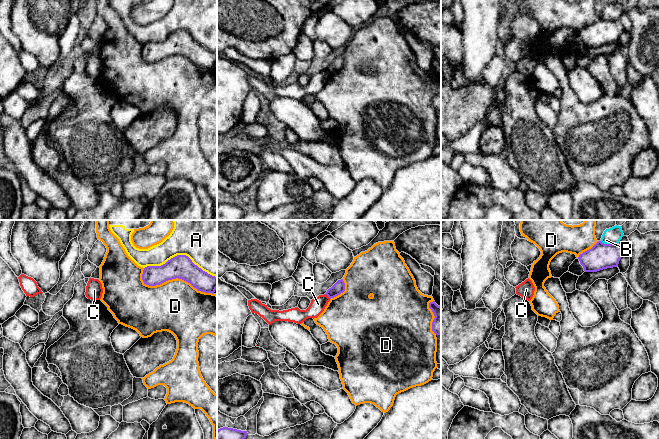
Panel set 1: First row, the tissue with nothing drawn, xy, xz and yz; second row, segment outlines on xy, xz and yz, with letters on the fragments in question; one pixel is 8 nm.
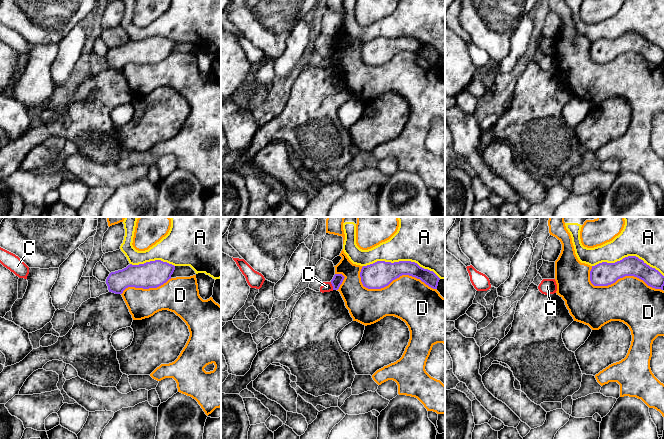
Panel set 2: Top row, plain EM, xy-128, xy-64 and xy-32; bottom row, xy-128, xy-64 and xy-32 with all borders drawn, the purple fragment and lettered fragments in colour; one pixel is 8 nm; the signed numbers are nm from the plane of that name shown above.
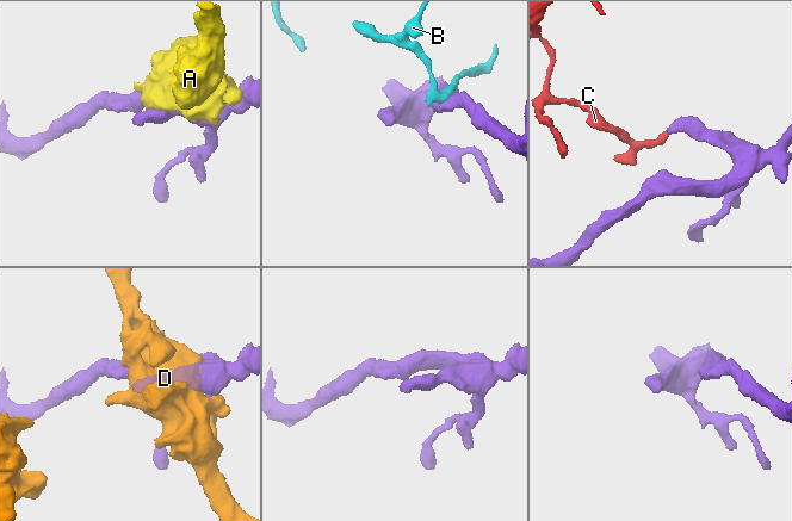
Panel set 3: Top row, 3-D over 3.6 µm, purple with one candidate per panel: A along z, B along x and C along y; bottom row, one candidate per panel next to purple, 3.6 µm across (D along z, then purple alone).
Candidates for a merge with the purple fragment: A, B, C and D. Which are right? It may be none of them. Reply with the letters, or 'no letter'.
no letter

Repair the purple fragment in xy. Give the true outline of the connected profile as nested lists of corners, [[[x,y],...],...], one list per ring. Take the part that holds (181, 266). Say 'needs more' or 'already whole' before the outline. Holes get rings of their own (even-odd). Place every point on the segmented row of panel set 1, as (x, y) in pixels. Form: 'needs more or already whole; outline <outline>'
already whole; outline [[[177,255],[161,266],[147,266],[142,274],[144,284],[149,286],[176,278],[190,283],[201,292],[214,294],[217,289],[217,277],[203,271],[186,255]]]

